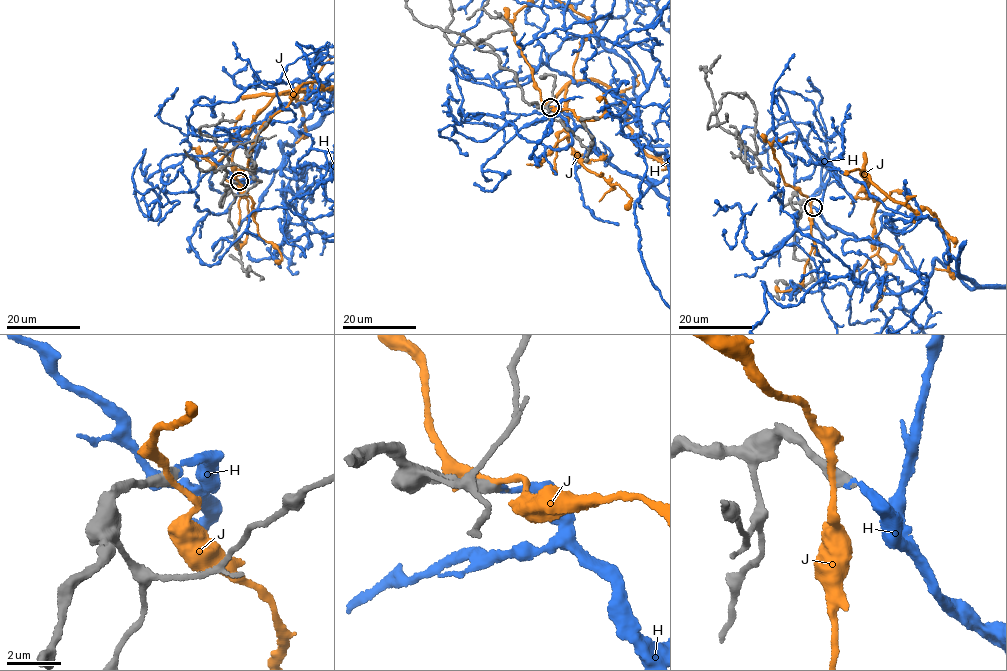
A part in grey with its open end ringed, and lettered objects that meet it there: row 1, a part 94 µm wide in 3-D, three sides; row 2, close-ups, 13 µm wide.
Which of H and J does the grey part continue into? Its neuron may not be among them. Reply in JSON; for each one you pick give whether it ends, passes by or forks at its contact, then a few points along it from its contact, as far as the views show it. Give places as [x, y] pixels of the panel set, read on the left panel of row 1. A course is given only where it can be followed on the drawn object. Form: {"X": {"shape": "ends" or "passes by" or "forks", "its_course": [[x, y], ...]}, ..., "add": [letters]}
{"H": {"shape": "ends"}, "add": ["H"]}

